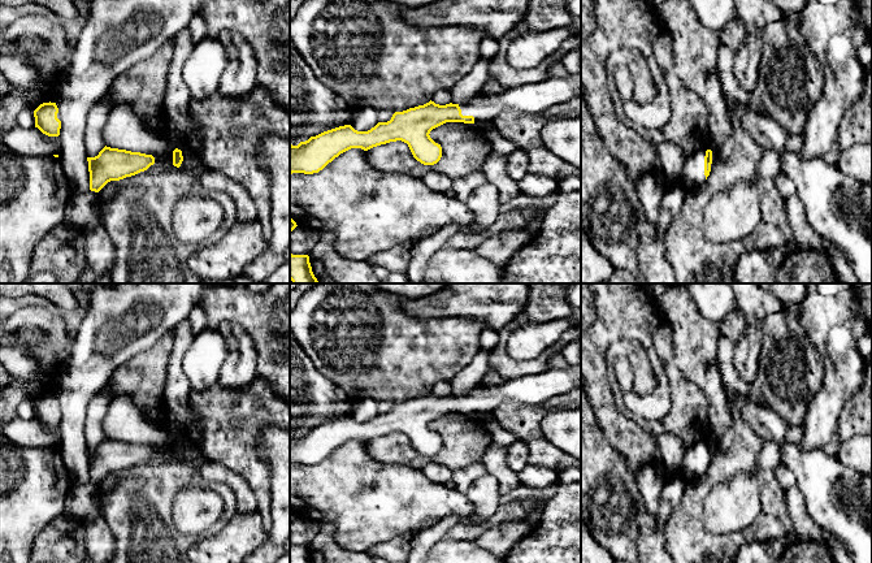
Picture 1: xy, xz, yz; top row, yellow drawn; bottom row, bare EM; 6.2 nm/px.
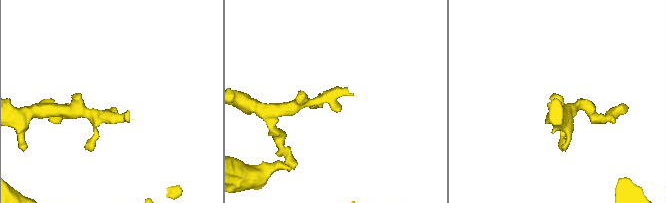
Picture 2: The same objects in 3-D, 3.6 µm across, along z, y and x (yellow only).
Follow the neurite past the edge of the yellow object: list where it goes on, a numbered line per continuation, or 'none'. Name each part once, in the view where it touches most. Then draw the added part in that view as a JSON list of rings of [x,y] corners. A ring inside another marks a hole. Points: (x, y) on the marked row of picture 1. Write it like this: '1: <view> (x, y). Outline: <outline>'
1: yz (693, 174). Outline: [[[699,148],[686,159],[680,181],[687,189],[697,187],[706,181],[704,176],[704,156],[706,148]]]

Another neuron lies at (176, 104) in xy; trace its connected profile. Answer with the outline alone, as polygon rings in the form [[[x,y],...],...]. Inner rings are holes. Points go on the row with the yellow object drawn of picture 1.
[[[190,29],[179,31],[174,38],[174,56],[166,77],[166,94],[164,112],[168,116],[166,129],[175,148],[185,152],[186,135],[195,129],[188,114],[188,104],[192,100],[182,78],[182,69],[192,52],[194,44]]]

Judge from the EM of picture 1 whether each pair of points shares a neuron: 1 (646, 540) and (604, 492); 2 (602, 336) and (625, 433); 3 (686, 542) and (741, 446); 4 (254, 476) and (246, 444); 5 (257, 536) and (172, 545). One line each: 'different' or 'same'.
1: same
2: same
3: same
4: same
5: different

